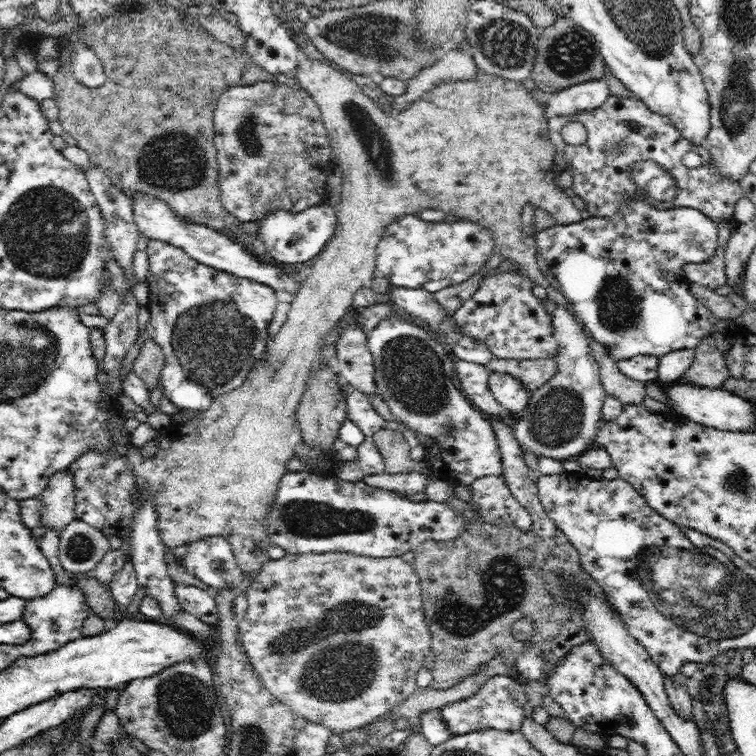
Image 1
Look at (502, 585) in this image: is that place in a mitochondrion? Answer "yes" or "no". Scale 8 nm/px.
yes

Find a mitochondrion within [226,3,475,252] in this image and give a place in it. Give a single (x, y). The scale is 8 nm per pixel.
(384, 38)

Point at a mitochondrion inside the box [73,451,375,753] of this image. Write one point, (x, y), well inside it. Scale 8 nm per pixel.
(185, 704)

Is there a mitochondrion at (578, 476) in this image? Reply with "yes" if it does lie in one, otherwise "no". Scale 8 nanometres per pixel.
no

